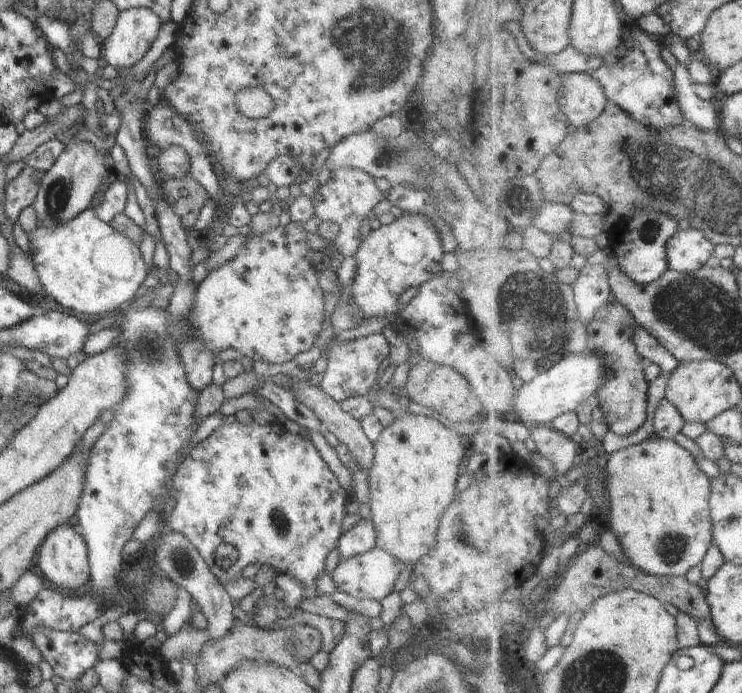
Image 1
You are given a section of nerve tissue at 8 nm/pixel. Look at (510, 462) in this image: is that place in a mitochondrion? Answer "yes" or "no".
no

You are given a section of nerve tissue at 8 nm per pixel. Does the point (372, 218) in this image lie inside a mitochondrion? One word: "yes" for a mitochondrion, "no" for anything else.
no

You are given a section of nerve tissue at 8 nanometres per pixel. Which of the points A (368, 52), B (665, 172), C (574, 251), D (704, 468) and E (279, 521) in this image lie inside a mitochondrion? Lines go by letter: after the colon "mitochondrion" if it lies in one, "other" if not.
A: mitochondrion
B: mitochondrion
C: other
D: other
E: mitochondrion

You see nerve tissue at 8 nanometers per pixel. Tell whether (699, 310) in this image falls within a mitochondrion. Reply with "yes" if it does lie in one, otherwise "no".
yes

